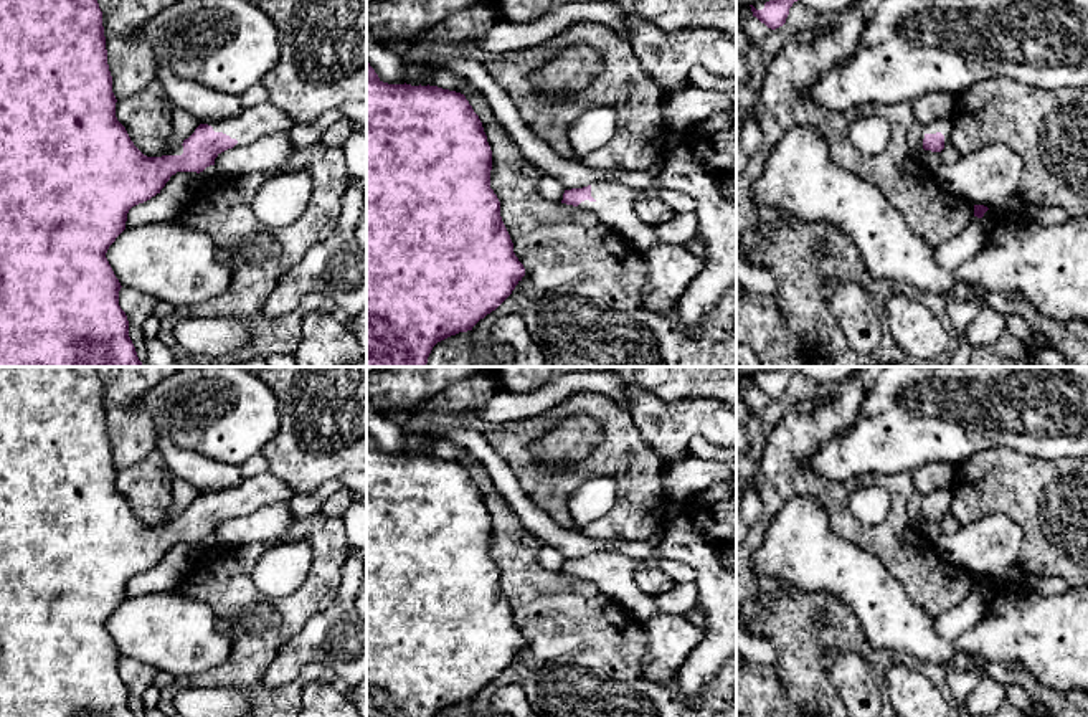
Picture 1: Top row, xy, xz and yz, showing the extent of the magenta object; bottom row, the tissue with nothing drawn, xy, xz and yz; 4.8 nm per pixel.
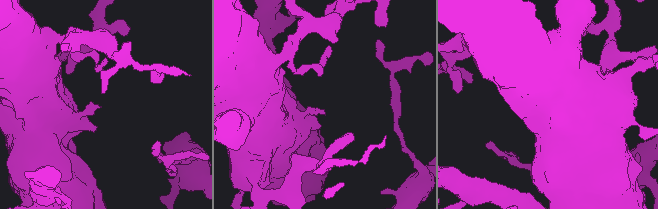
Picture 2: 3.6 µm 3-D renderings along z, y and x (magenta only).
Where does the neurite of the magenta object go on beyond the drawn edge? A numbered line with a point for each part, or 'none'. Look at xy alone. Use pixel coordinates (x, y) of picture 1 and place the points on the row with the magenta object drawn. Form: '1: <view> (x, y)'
1: xy (258, 121)

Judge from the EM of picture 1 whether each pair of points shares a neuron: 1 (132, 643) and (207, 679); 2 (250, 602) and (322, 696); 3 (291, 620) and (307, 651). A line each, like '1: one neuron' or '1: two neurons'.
1: two neurons
2: two neurons
3: two neurons

